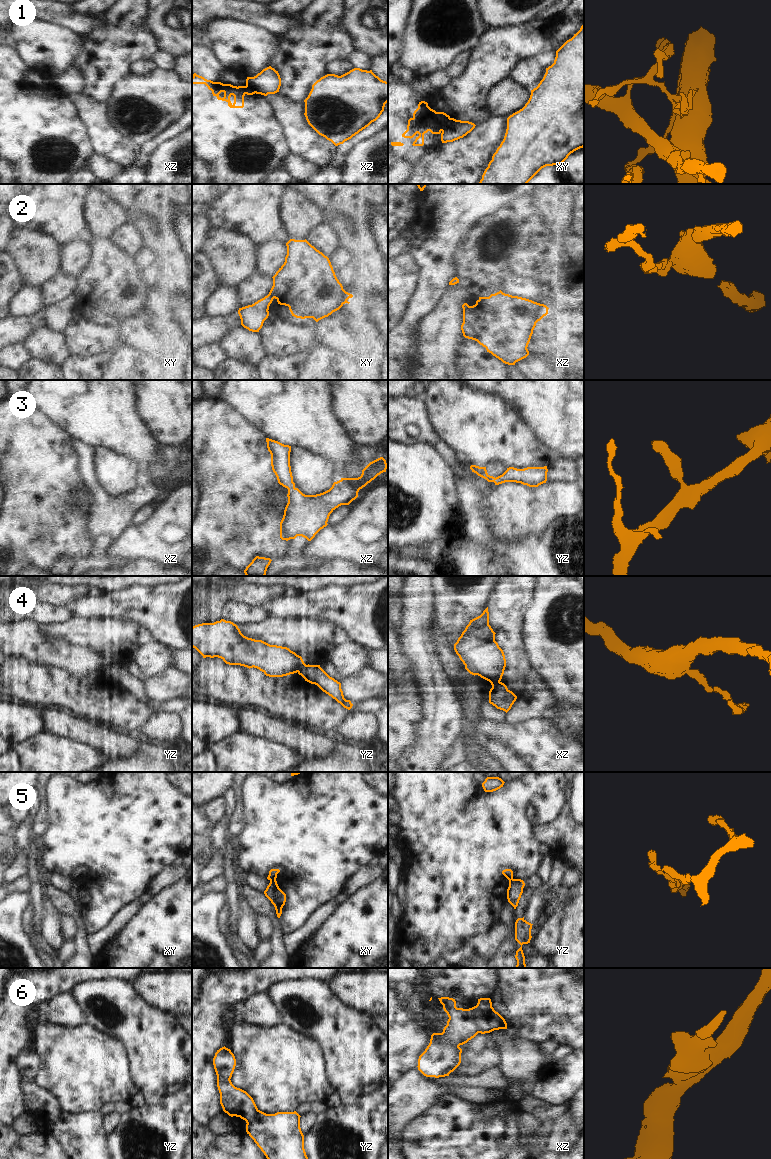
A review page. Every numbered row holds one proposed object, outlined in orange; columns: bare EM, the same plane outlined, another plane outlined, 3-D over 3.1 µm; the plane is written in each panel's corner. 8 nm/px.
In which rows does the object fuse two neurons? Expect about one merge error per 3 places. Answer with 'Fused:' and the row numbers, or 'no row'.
Fused: 1, 2, 4, 5

